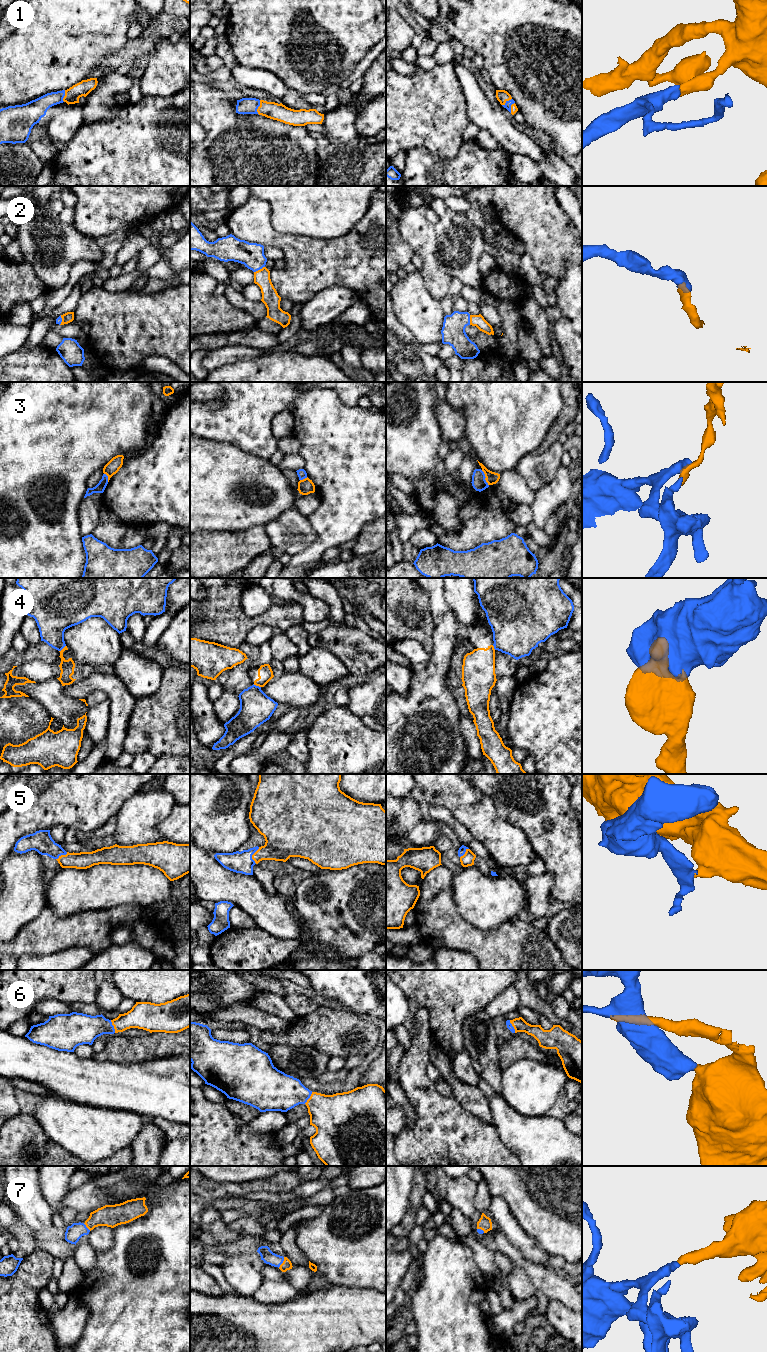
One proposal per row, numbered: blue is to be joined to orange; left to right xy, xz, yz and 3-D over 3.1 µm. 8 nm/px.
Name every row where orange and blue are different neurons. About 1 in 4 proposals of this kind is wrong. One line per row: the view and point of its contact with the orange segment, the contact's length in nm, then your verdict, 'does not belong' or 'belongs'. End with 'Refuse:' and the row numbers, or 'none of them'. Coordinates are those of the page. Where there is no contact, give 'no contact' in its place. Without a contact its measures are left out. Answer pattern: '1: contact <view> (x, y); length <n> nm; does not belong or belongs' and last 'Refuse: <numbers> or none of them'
1: contact xz (258, 107); length 120 nm; belongs
2: contact xz (260, 269); length 100 nm; belongs
3: contact yz (485, 478); length 140 nm; does not belong
4: contact xz (257, 685); length 70 nm; does not belong
5: contact xz (252, 855); length 140 nm; belongs
6: contact xy (113, 1025); length 110 nm; belongs
7: contact xz (283, 1262); length 100 nm; belongs
Refuse: 3, 4

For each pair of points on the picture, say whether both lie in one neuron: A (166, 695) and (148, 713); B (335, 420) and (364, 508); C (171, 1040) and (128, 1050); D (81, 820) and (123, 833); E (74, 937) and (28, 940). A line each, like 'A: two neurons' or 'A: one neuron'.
A: one neuron
B: one neuron
C: one neuron
D: two neurons
E: one neuron

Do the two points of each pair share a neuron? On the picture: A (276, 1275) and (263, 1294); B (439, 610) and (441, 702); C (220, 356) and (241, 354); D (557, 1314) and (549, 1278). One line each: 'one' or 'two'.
A: two
B: one
C: one
D: two

